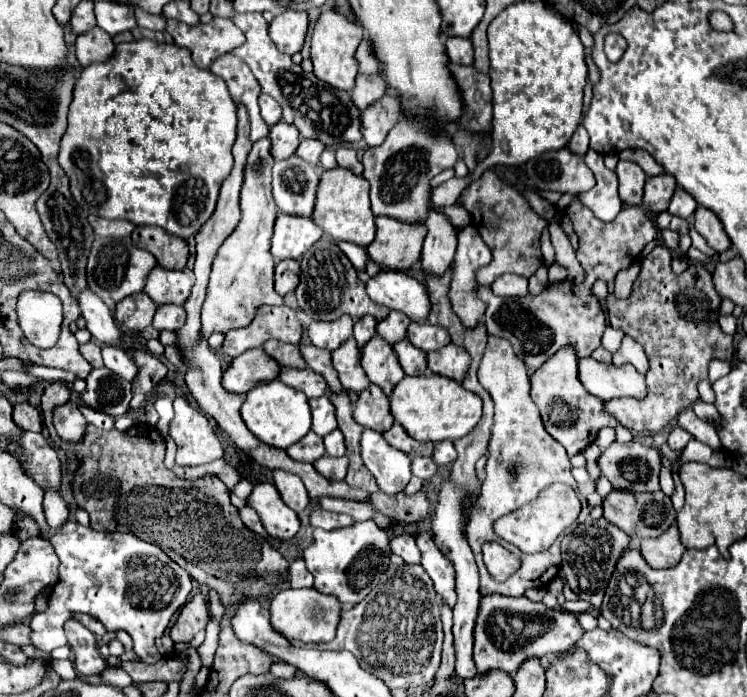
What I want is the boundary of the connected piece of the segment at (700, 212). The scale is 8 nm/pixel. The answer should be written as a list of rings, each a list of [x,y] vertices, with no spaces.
[[[699,206],[695,210],[695,228],[715,252],[725,252],[731,248],[729,236],[725,234],[721,220],[711,210],[707,210],[703,206]]]

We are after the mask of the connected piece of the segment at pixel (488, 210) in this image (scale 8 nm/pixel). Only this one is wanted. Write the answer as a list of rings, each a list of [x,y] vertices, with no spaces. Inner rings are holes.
[[[485,170],[479,180],[471,182],[469,188],[463,190],[459,200],[463,208],[471,214],[475,228],[479,230],[483,242],[491,248],[491,254],[493,254],[491,264],[483,266],[475,274],[475,280],[479,286],[491,286],[491,282],[497,276],[507,272],[529,278],[539,266],[543,266],[539,236],[541,236],[541,230],[547,226],[547,222],[529,208],[525,198],[513,186],[499,180],[495,172]]]

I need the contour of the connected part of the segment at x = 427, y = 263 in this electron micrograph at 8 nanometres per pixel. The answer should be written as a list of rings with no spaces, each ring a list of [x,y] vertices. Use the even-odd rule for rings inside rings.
[[[435,208],[427,214],[427,236],[423,244],[421,266],[427,272],[441,274],[453,262],[455,248],[457,248],[457,232],[455,226],[449,222],[449,216],[437,212]]]

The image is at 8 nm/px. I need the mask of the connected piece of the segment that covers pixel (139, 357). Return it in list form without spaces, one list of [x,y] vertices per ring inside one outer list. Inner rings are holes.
[[[135,350],[133,356],[139,368],[139,374],[133,382],[133,404],[129,408],[139,410],[143,402],[149,398],[149,394],[155,390],[155,386],[165,378],[167,366],[157,356],[151,356],[151,352],[145,352],[145,350]]]

